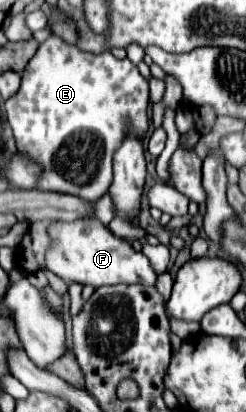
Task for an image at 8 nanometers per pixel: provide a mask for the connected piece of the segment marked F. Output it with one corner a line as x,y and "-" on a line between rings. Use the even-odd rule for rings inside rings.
86,218
86,222
62,222
56,220
50,226
54,234
54,250
46,254
46,266
50,272
66,282
76,282
82,286
108,286
108,284
154,284
156,274
142,252
136,252
130,242
114,236
108,226
98,218

